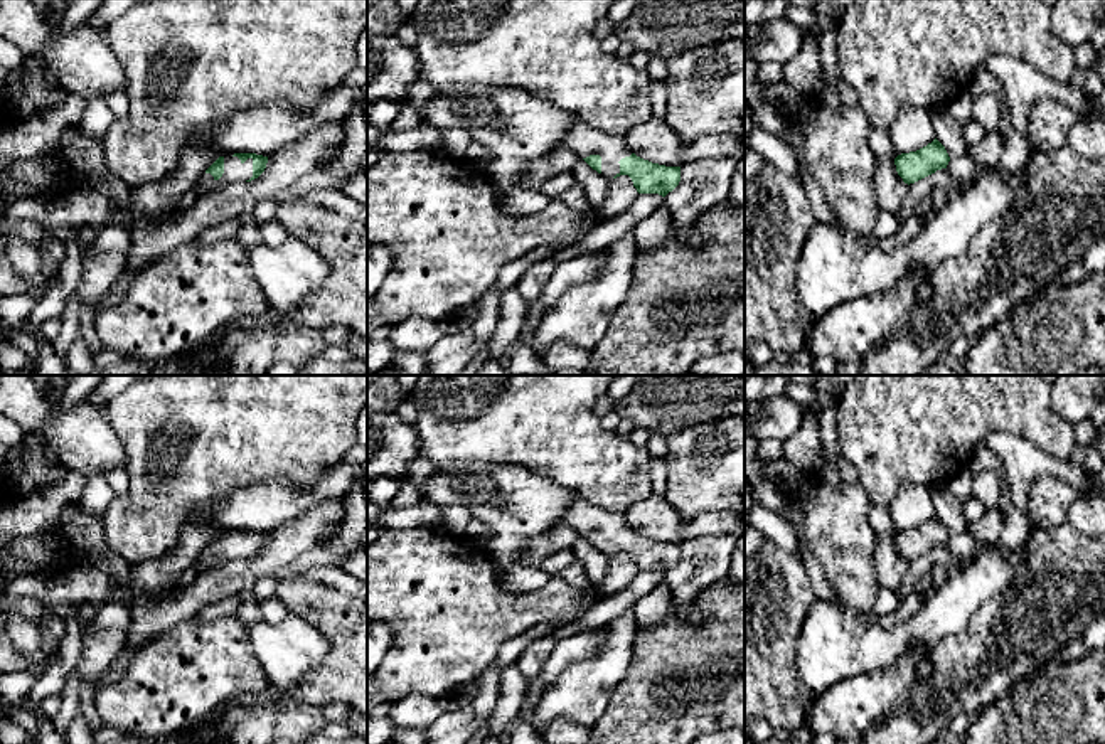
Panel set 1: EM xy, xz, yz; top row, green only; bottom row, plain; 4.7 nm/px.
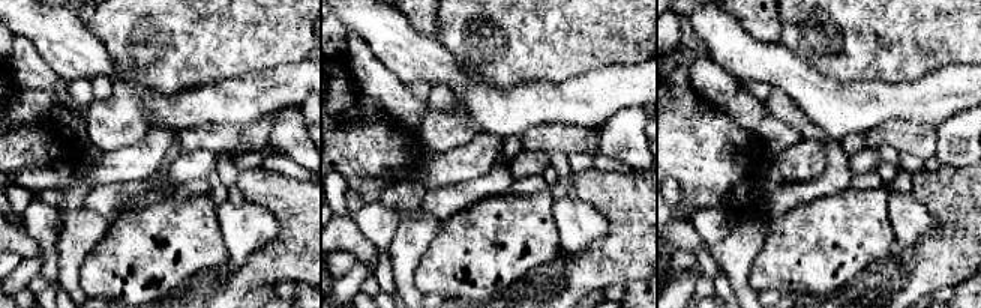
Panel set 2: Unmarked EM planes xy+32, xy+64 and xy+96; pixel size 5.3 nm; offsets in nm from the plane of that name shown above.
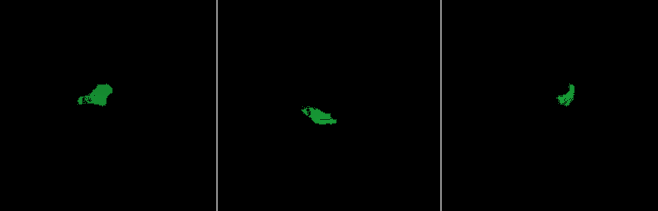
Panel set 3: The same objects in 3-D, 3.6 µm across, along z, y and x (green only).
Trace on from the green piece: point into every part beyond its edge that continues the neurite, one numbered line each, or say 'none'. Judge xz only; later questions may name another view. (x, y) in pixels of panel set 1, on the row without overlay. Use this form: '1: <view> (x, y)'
1: xz (583, 517)

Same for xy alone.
1: xy (234, 547)

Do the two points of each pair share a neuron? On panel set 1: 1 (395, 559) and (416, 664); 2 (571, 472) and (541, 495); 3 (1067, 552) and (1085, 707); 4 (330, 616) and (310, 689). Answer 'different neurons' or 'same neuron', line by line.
1: same neuron
2: different neurons
3: different neurons
4: same neuron

